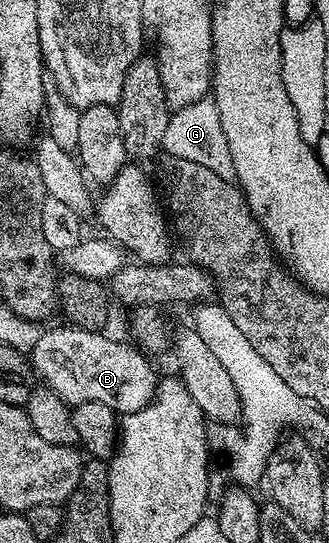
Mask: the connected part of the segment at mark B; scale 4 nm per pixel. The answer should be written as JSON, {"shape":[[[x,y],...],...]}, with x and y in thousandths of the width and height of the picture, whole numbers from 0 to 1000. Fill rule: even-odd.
{"shape":[[[143,602],[97,650],[97,676],[137,713],[216,748],[316,740],[359,762],[410,759],[456,744],[480,720],[486,692],[416,639],[392,634],[392,641],[310,611],[198,602]]]}

